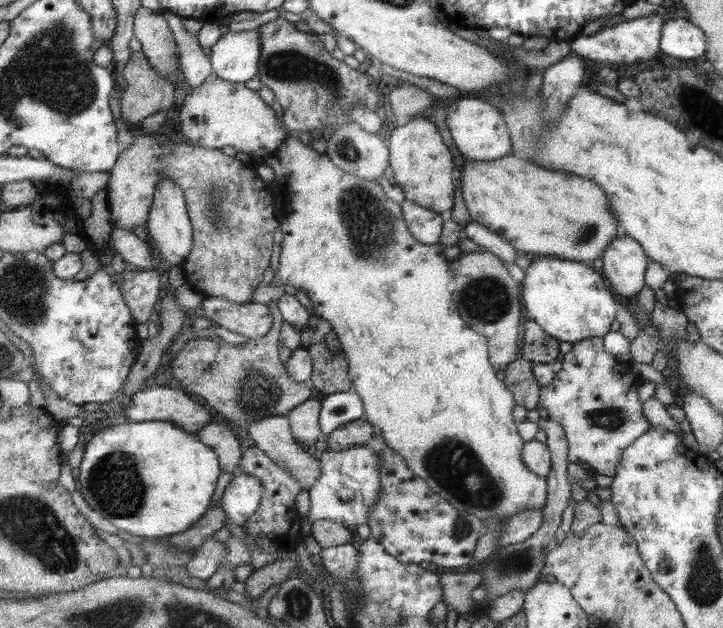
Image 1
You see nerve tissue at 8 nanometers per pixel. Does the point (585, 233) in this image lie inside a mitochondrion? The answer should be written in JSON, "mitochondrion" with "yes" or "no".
{"mitochondrion":"yes"}

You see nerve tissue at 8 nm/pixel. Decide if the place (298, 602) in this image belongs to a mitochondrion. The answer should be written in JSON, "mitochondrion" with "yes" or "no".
{"mitochondrion":"yes"}

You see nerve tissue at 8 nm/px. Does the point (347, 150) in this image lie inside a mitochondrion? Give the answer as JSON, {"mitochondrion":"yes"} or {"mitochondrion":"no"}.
{"mitochondrion":"yes"}

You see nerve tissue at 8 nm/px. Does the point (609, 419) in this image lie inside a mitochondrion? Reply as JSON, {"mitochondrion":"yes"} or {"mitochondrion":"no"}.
{"mitochondrion":"yes"}

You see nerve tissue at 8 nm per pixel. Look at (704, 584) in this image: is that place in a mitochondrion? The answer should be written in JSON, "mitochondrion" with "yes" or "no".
{"mitochondrion":"yes"}

